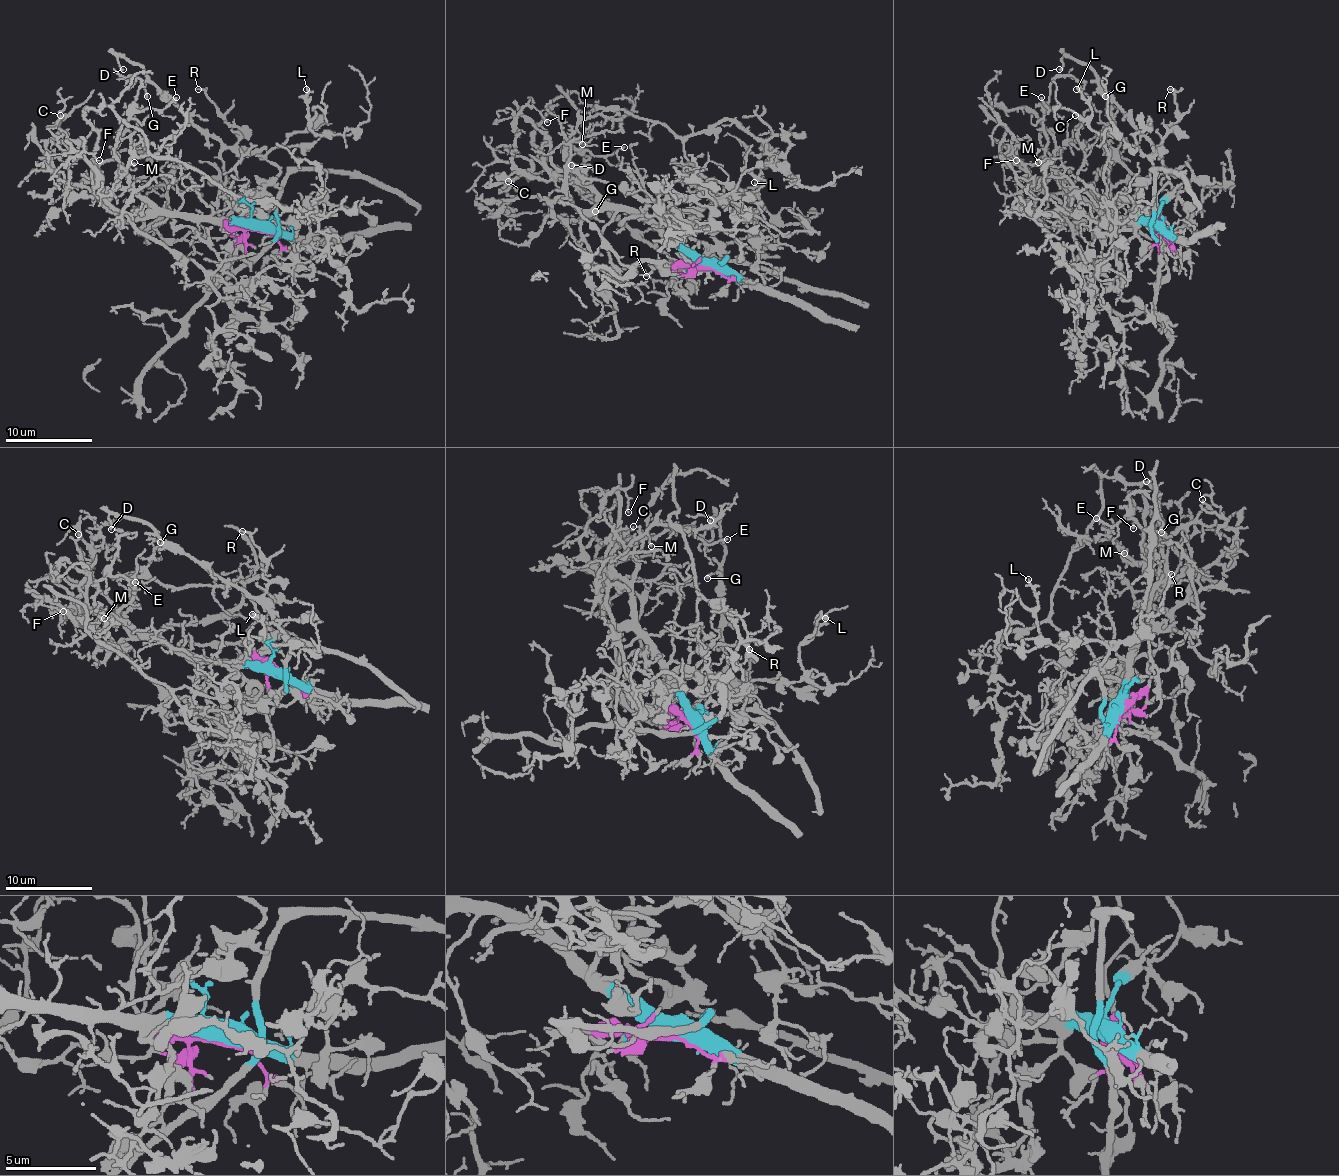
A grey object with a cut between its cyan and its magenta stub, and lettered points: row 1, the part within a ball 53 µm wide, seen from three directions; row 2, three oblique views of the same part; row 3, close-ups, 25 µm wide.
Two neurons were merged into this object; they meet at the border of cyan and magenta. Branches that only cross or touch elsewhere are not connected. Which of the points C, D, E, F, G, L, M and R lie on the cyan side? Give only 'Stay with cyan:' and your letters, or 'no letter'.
Stay with cyan: C, E, F, M

